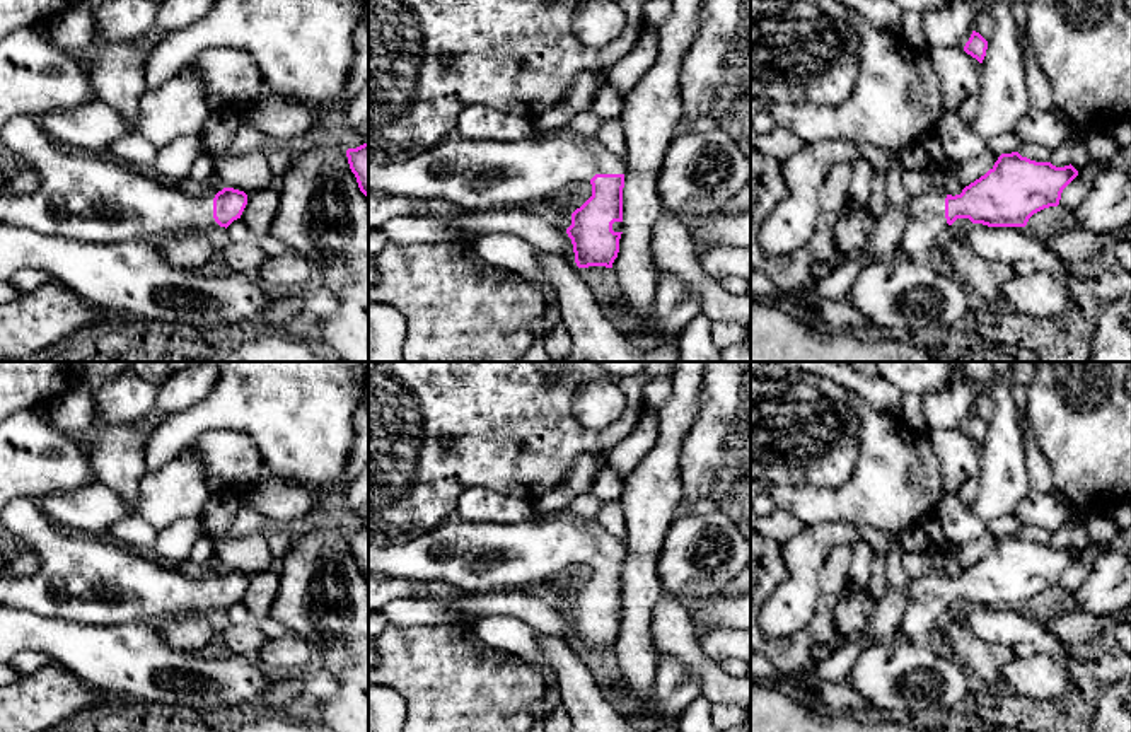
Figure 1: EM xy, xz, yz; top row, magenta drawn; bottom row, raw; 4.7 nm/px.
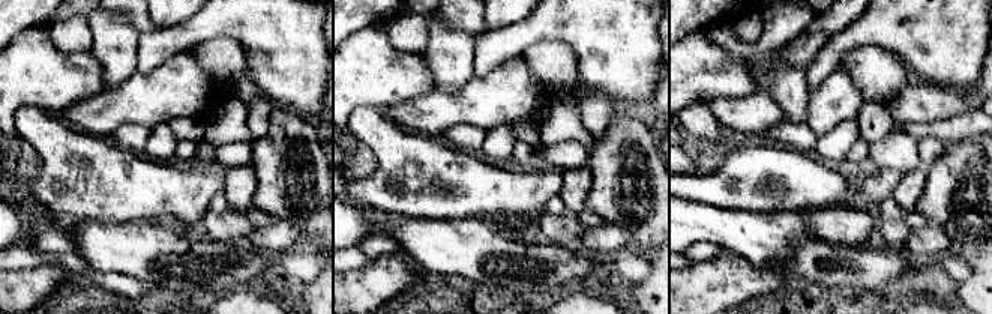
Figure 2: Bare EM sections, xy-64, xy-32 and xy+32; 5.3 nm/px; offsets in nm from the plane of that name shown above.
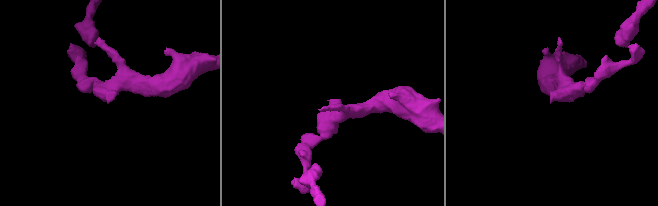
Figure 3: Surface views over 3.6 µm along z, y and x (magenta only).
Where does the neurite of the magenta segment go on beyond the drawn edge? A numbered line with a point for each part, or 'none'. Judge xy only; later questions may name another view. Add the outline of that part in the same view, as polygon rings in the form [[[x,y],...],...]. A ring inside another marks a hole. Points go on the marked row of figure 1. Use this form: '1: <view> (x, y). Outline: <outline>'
1: xy (87, 197). Outline: [[[14,116],[0,128],[0,143],[26,160],[41,176],[39,188],[26,196],[9,196],[0,191],[0,222],[24,227],[39,234],[68,237],[89,242],[125,242],[145,241],[155,244],[162,239],[183,235],[212,235],[222,239],[225,227],[213,218],[213,198],[217,193],[206,191],[201,196],[186,195],[177,184],[164,183],[152,172],[135,171],[106,154],[87,154],[56,143],[32,116]]]

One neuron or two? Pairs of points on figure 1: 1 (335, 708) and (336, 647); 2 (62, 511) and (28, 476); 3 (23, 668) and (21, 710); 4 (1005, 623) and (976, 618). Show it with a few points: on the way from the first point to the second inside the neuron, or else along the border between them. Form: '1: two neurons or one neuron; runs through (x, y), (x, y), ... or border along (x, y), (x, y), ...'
1: one neuron; runs through (347, 693), (347, 662)
2: two neurons; border along (94, 480), (65, 492)
3: two neurons; border along (53, 662), (23, 676)
4: one neuron; runs through (998, 623), (983, 621)

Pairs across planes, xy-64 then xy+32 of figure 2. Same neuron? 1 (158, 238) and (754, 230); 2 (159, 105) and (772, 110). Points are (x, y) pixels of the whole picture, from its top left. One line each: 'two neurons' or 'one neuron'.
1: one neuron
2: one neuron

